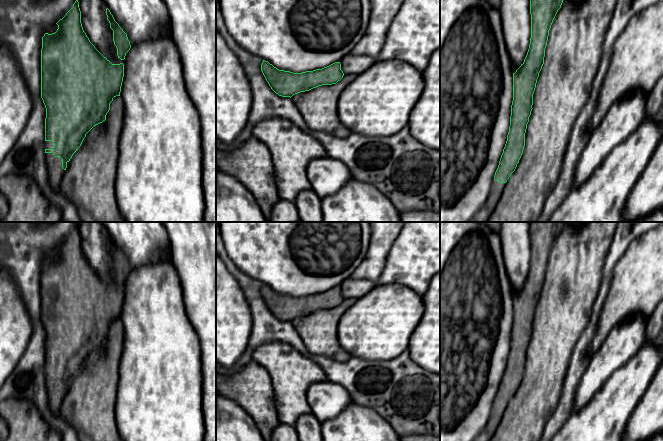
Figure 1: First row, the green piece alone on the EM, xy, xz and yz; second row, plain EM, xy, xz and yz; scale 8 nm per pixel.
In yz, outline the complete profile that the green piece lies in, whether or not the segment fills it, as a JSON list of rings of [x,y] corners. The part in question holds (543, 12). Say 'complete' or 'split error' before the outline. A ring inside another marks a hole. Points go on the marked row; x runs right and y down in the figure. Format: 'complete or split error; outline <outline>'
split error; outline [[[530,0],[531,38],[524,62],[513,73],[513,101],[507,141],[485,204],[469,222],[486,222],[523,154],[533,94],[544,64],[549,30],[563,0]]]

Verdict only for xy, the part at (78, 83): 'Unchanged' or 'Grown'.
Grown

